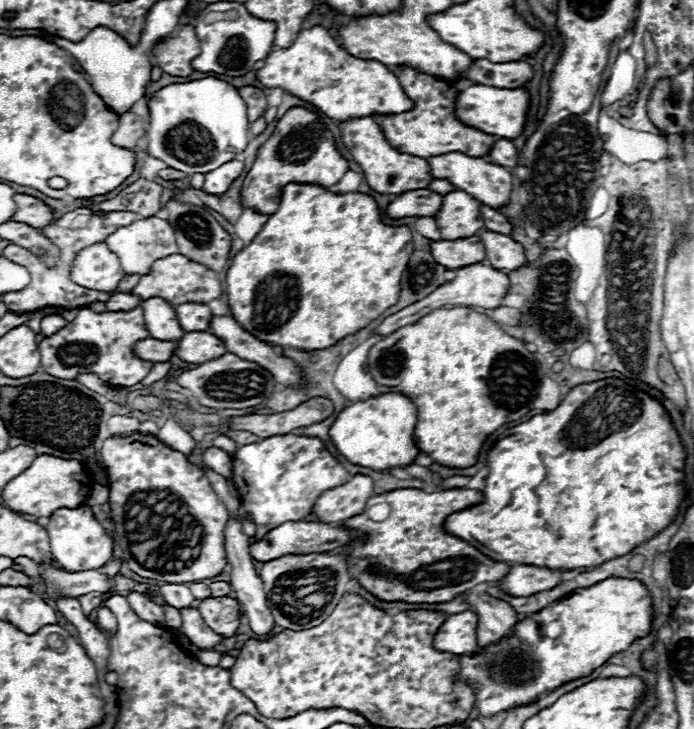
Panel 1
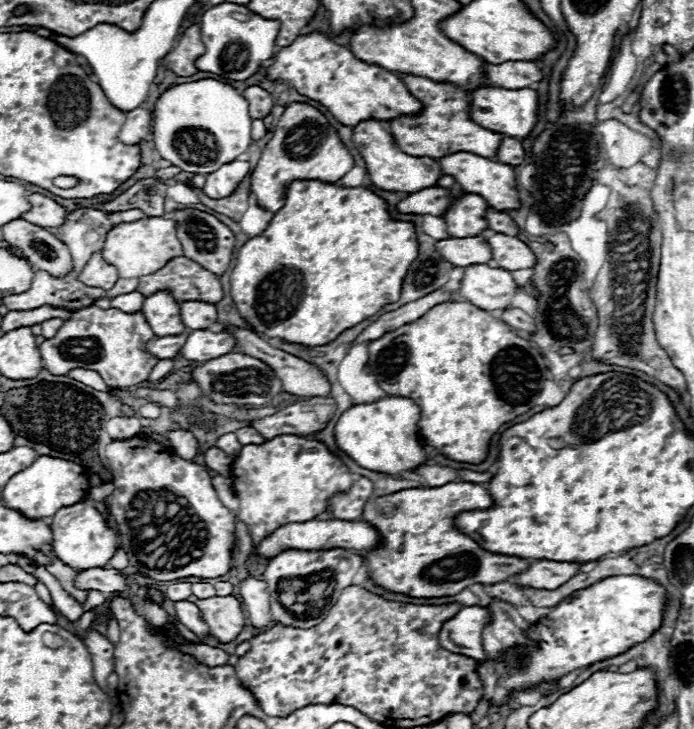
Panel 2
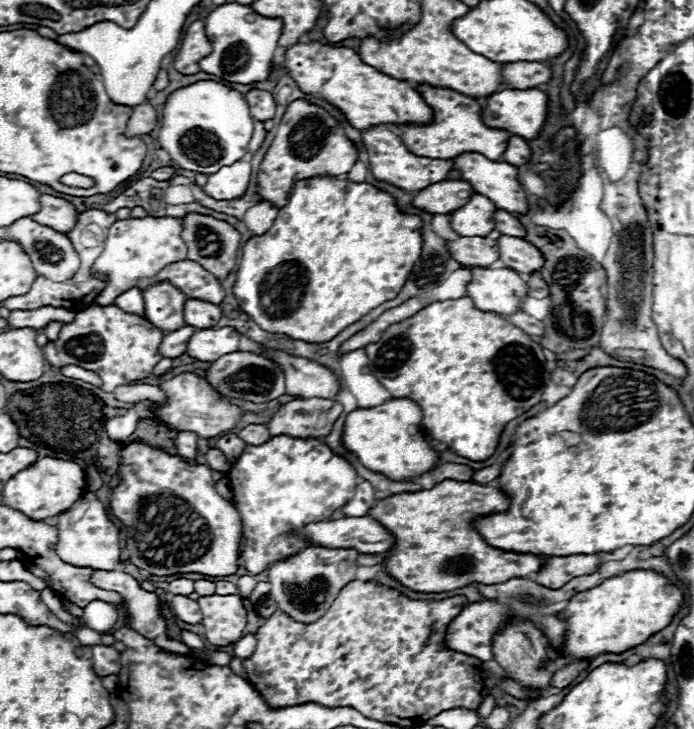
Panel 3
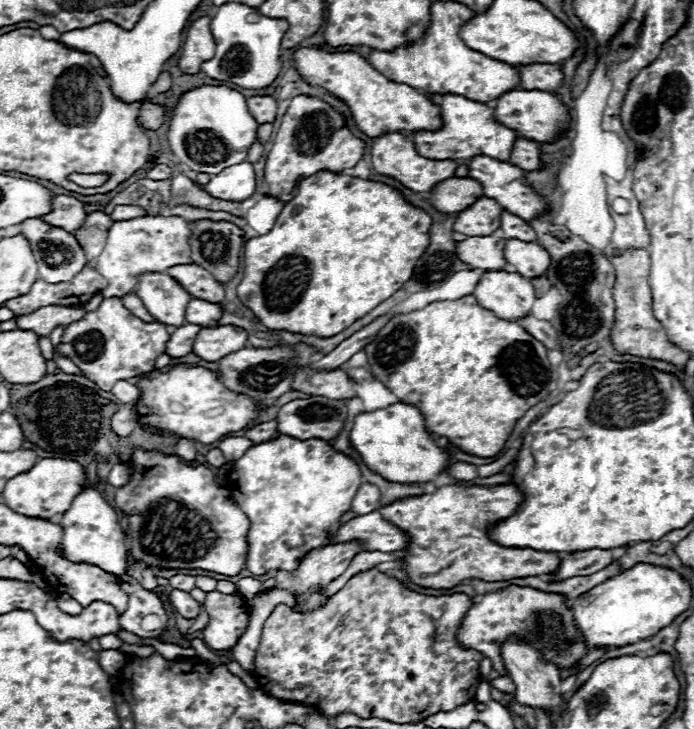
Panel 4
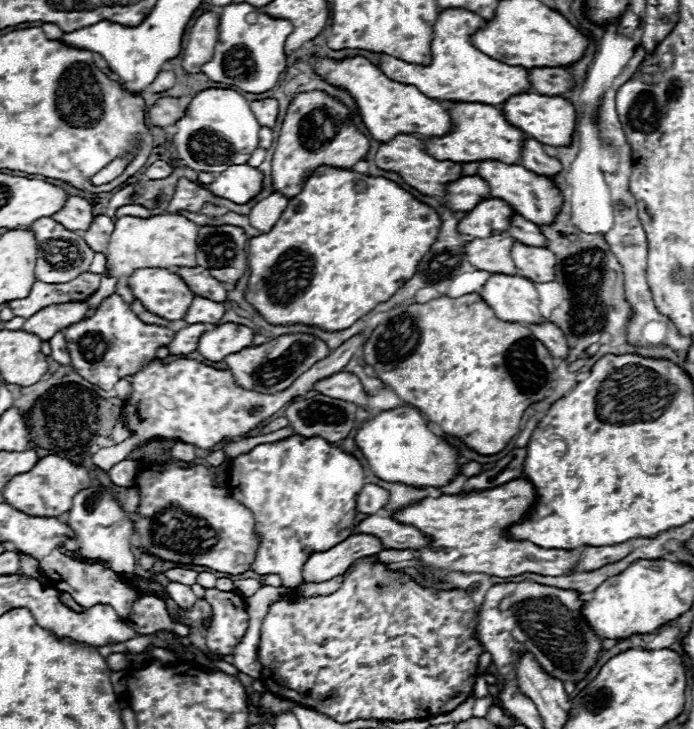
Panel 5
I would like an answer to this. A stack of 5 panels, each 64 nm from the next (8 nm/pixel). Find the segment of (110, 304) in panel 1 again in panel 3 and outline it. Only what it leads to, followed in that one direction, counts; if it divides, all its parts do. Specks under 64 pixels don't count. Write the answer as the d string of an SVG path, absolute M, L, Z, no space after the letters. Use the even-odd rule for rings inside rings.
M132 288L124 294L120 294L116 300L114 300L116 306L120 306L124 312L130 312L130 314L140 314L140 316L146 316L144 314L144 302L142 302L142 292L138 288Z

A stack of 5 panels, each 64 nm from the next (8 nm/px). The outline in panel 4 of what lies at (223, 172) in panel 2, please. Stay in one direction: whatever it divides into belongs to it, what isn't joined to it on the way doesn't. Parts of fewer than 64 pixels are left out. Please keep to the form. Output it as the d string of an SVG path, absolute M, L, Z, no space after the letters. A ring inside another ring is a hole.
M240 162L224 168L220 174L212 176L208 184L202 186L210 196L242 202L256 192L256 172L250 162Z

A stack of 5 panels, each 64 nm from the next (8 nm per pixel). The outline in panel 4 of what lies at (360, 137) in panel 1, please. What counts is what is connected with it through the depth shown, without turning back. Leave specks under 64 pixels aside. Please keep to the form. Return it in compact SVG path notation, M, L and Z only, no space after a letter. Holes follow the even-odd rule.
M390 132L390 134L384 134L380 138L374 138L374 144L372 144L372 166L374 166L374 170L378 174L392 176L392 178L400 180L406 188L410 188L414 192L430 192L438 182L454 178L458 162L424 158L424 156L420 156L416 152L414 142L408 136L398 134L398 132Z

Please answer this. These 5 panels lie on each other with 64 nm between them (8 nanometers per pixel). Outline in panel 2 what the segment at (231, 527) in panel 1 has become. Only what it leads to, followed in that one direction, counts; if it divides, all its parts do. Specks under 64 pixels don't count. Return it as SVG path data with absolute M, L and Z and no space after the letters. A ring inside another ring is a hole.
M248 578L246 582L238 584L238 596L244 604L244 608L250 614L250 620L256 628L266 628L272 622L272 614L270 614L270 604L268 604L268 584L260 582L256 578Z

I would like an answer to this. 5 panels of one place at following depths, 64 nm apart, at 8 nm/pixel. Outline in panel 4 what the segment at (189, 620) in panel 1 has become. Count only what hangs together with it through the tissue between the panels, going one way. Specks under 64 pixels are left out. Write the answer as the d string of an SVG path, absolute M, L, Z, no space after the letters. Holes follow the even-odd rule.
M174 588L170 592L170 602L174 604L174 608L184 616L184 618L196 618L200 612L200 604L190 596L190 592L178 590Z

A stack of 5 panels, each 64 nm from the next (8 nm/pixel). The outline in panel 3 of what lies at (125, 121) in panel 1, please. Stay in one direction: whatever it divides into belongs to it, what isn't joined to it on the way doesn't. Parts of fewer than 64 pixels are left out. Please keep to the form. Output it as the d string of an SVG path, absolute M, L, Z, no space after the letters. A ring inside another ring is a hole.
M142 102L134 108L132 116L130 116L130 122L128 122L128 130L126 134L128 136L144 136L144 134L150 134L158 128L158 112L152 104L148 102Z

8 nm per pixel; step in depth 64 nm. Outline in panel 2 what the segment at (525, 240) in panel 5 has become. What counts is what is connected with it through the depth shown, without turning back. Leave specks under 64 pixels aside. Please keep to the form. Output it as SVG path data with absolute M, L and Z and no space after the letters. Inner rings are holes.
M488 210L486 214L486 220L488 220L488 226L498 232L498 234L508 234L508 236L518 236L520 228L518 224L504 212L504 214L496 214L496 210Z

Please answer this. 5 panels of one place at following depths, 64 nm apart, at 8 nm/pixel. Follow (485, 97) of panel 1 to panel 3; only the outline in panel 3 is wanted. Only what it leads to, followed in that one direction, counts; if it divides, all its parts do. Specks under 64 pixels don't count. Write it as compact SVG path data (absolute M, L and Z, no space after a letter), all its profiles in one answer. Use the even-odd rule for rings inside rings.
M506 88L506 90L492 94L488 100L480 100L480 104L484 110L484 122L488 126L508 130L510 134L522 136L526 140L540 136L540 132L546 124L546 118L548 118L548 94L538 88L530 88L530 90Z

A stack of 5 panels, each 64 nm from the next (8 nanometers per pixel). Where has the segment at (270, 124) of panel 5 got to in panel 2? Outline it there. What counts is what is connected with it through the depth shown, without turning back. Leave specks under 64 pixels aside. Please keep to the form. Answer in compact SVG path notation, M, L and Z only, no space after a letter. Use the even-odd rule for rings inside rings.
M250 86L242 92L242 96L248 100L248 106L250 106L250 118L252 120L258 120L258 118L266 118L272 108L274 108L274 102L272 102L272 96L262 90L260 86Z

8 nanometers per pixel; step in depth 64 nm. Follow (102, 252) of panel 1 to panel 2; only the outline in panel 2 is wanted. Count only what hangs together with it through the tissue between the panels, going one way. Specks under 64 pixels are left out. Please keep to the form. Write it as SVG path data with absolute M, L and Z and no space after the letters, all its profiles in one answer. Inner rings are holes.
M98 252L84 266L84 270L80 274L80 280L84 284L88 284L88 286L98 286L98 288L110 290L114 286L114 282L118 280L118 274L116 274L116 268L114 266L104 264L104 260L102 260L102 256Z

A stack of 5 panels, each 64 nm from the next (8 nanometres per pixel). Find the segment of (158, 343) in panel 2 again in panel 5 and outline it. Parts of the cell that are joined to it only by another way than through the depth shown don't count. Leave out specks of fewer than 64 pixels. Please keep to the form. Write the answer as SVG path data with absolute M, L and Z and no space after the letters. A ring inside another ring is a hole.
M190 324L190 326L178 330L174 340L168 344L170 354L182 354L182 356L186 356L186 354L194 352L196 346L198 346L200 334L204 334L204 330L208 330L206 324Z

